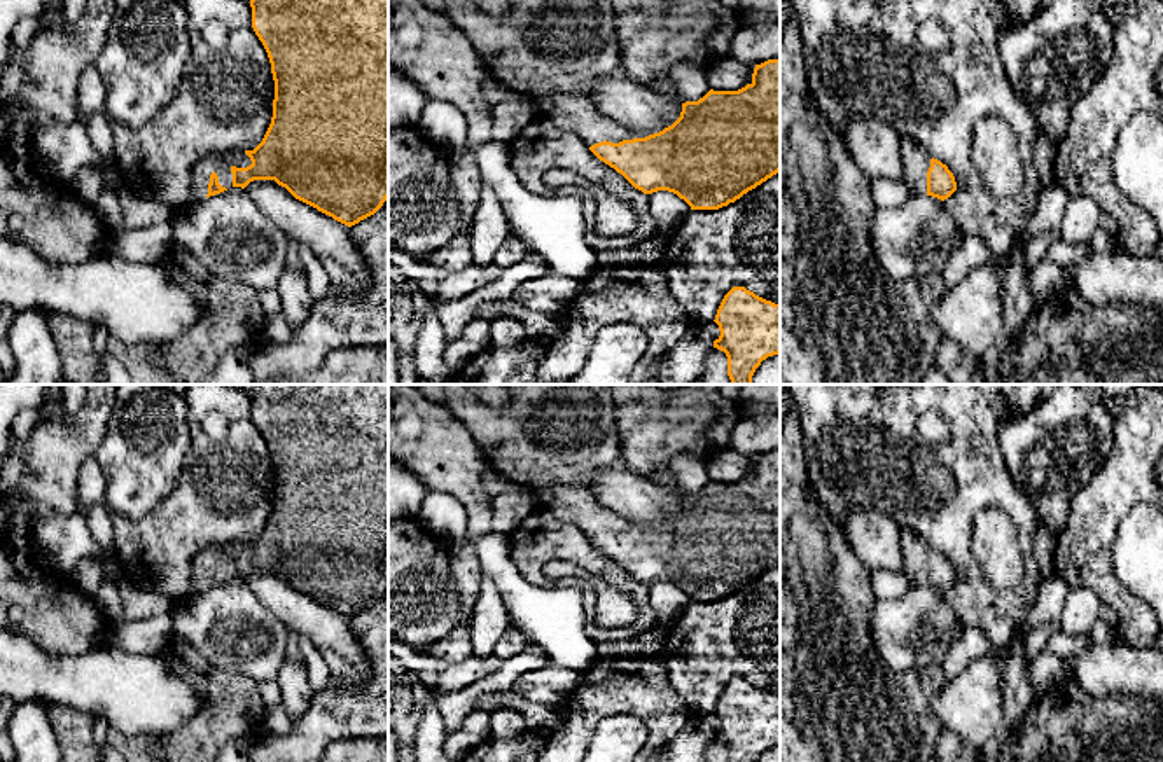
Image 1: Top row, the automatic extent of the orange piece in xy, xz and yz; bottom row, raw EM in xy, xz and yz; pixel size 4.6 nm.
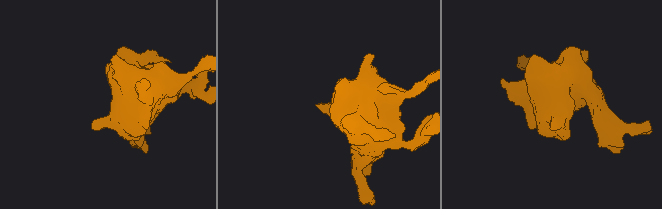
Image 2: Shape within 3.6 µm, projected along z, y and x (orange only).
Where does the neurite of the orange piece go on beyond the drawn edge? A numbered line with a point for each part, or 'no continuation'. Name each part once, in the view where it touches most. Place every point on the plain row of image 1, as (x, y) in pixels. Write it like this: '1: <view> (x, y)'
1: xz (574, 504)

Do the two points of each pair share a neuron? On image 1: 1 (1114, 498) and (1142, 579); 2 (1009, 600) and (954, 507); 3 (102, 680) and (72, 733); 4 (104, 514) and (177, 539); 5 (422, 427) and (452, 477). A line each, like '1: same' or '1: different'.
1: different
2: same
3: different
4: different
5: same

